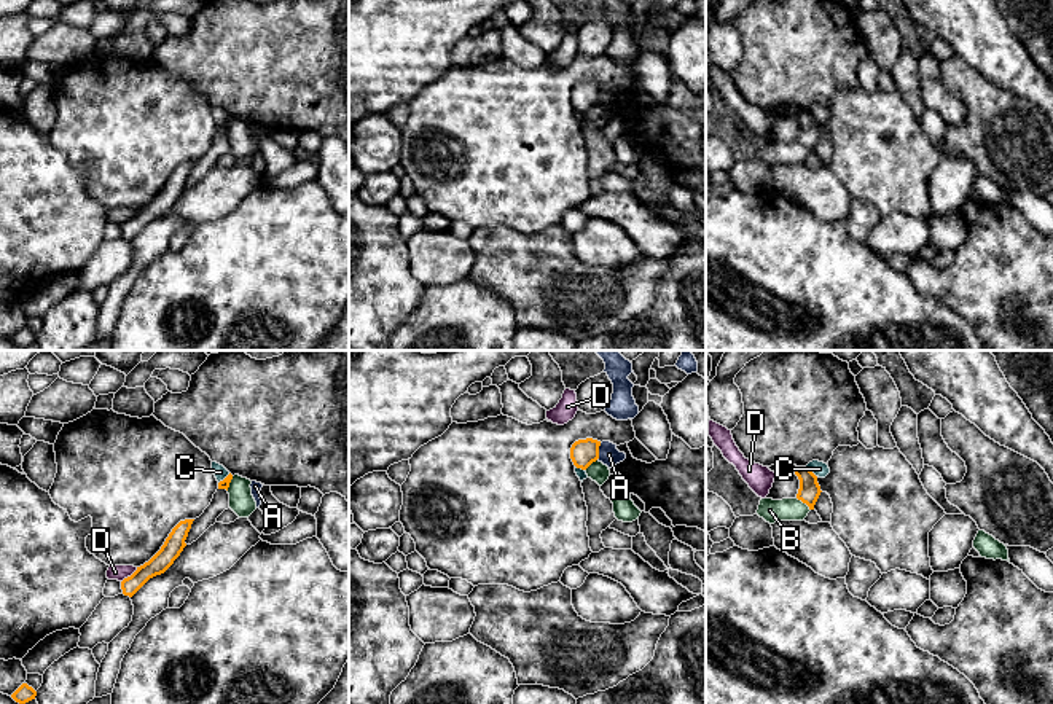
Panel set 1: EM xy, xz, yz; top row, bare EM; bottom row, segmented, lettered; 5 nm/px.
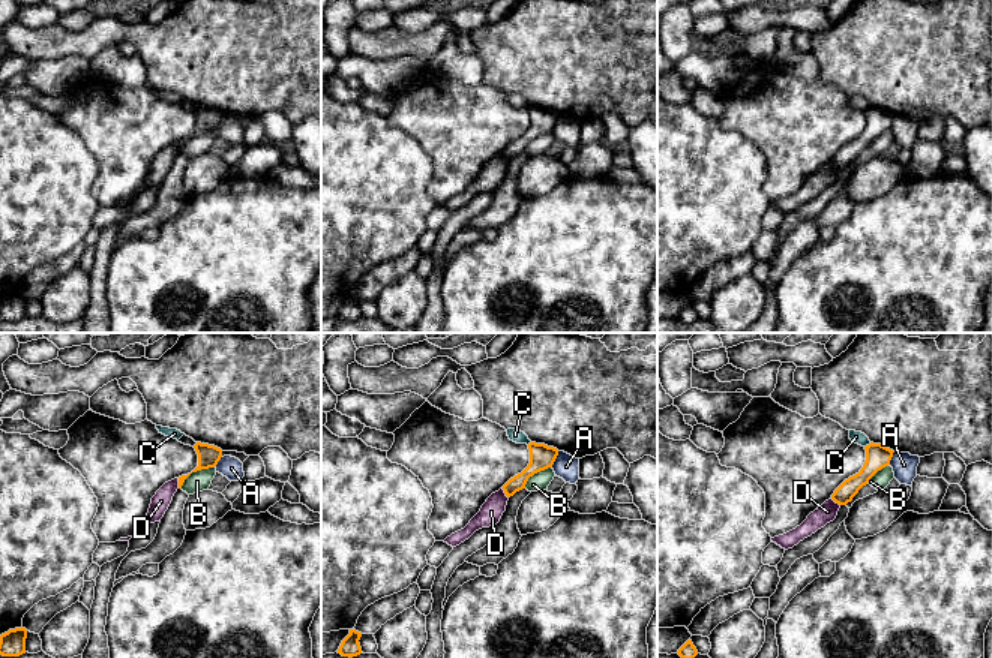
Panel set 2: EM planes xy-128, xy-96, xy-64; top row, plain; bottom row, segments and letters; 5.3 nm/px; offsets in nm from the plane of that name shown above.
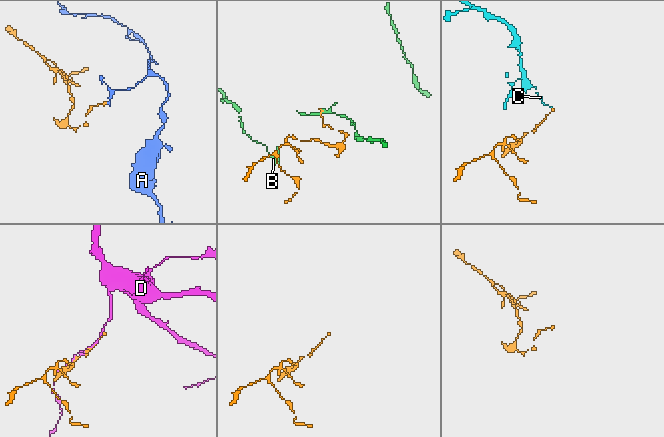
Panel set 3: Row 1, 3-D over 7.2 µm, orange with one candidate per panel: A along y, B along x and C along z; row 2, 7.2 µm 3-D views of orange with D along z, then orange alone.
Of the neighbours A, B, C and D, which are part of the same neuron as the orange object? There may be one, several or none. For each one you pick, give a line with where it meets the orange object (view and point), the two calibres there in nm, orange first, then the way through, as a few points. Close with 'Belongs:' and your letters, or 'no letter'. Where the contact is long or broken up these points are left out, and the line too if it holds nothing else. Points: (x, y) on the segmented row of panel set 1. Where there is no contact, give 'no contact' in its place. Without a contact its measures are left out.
Belongs: no letter

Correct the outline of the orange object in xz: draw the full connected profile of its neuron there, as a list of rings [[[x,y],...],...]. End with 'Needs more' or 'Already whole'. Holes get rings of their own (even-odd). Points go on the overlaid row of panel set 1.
[[[586,438],[578,440],[570,448],[570,459],[577,468],[586,470],[593,462],[599,459],[601,441]]]. Already whole

